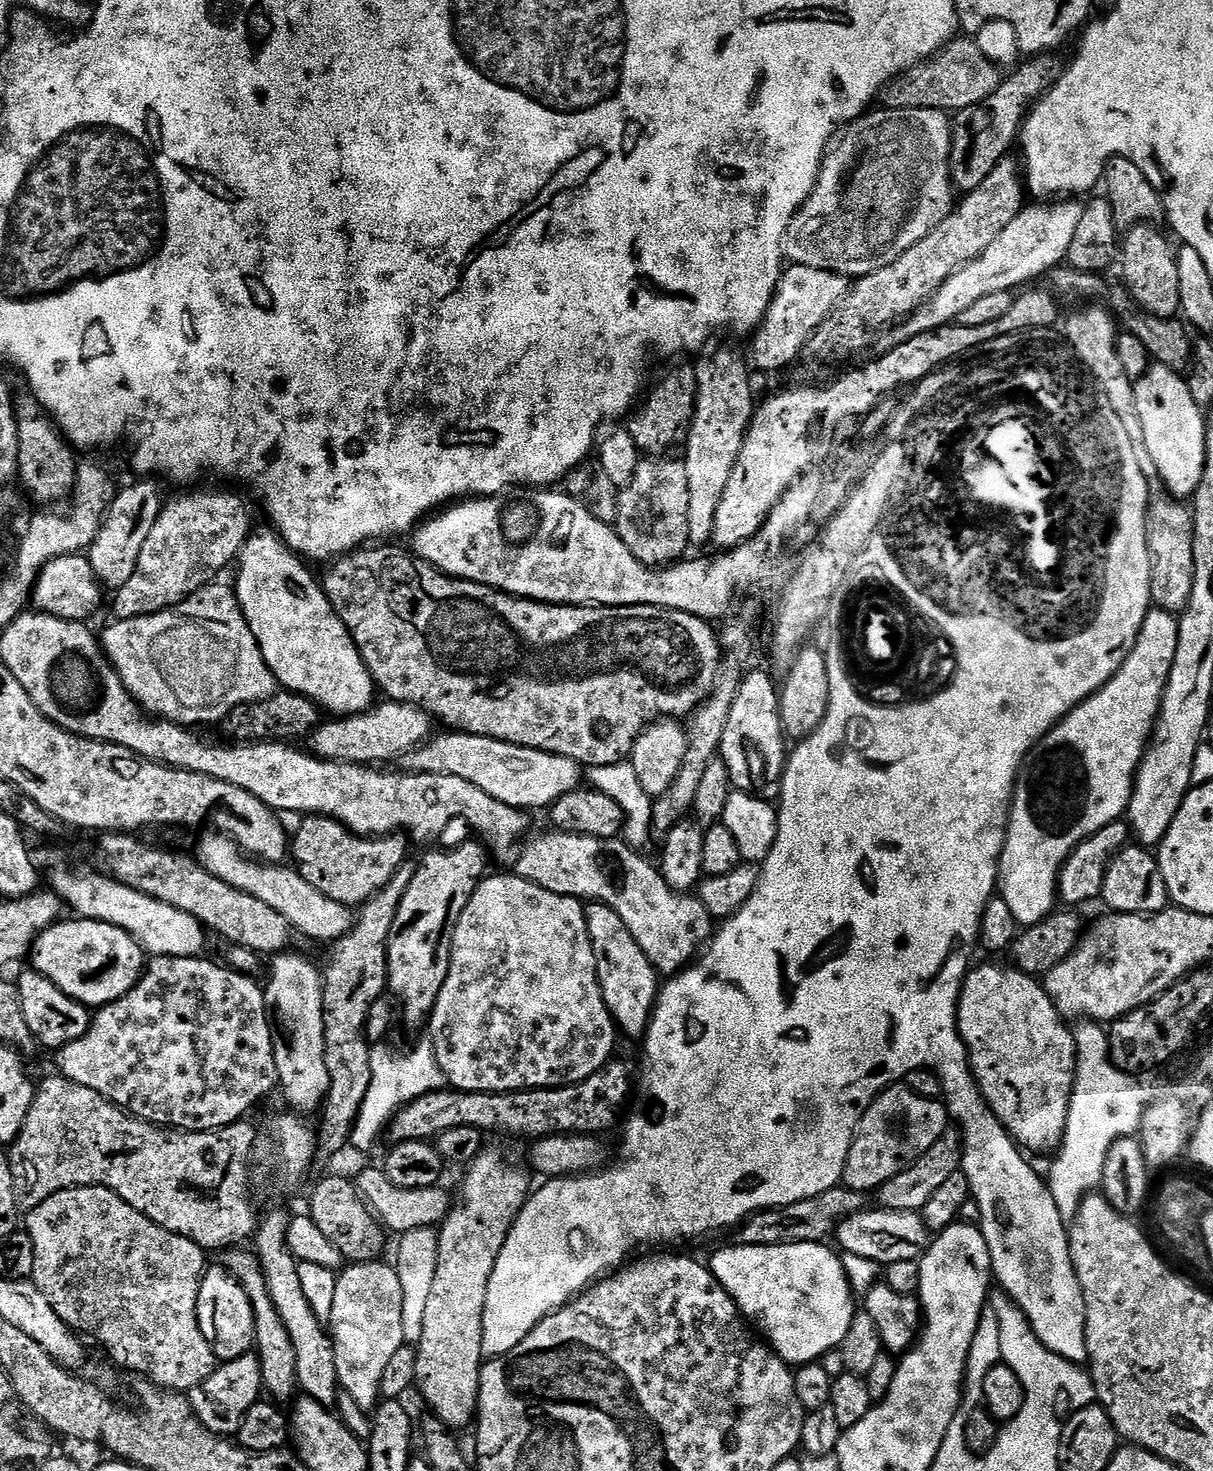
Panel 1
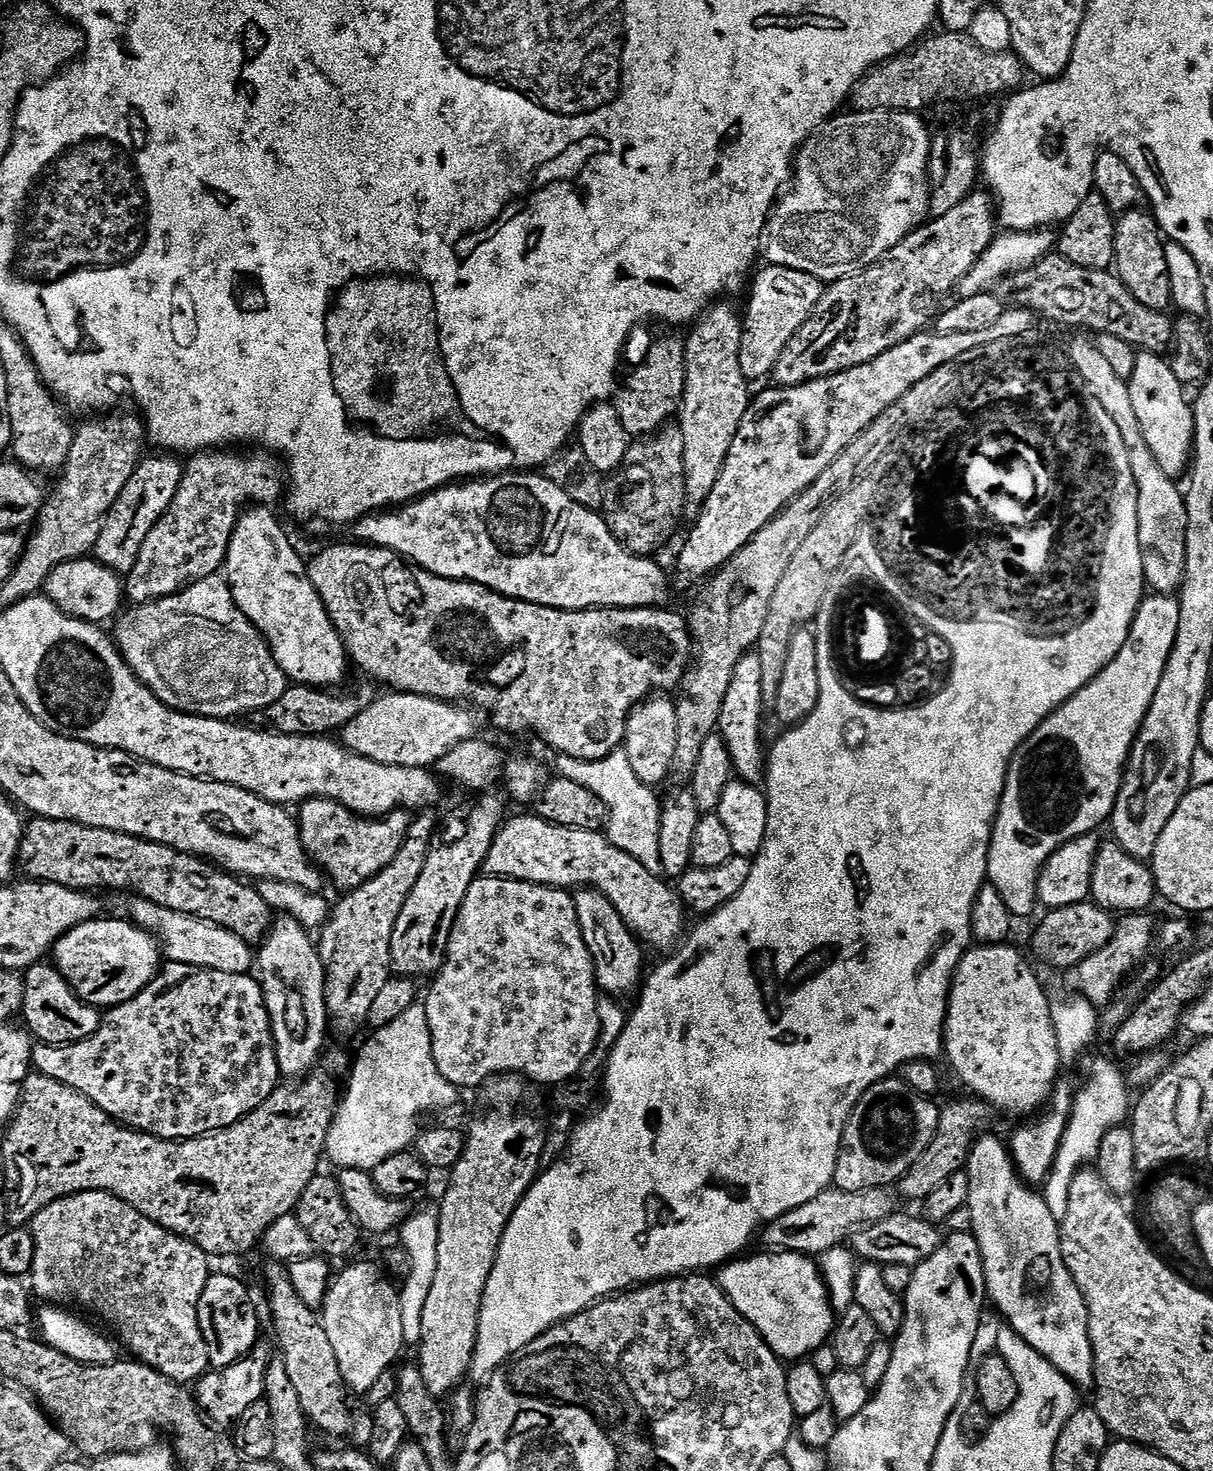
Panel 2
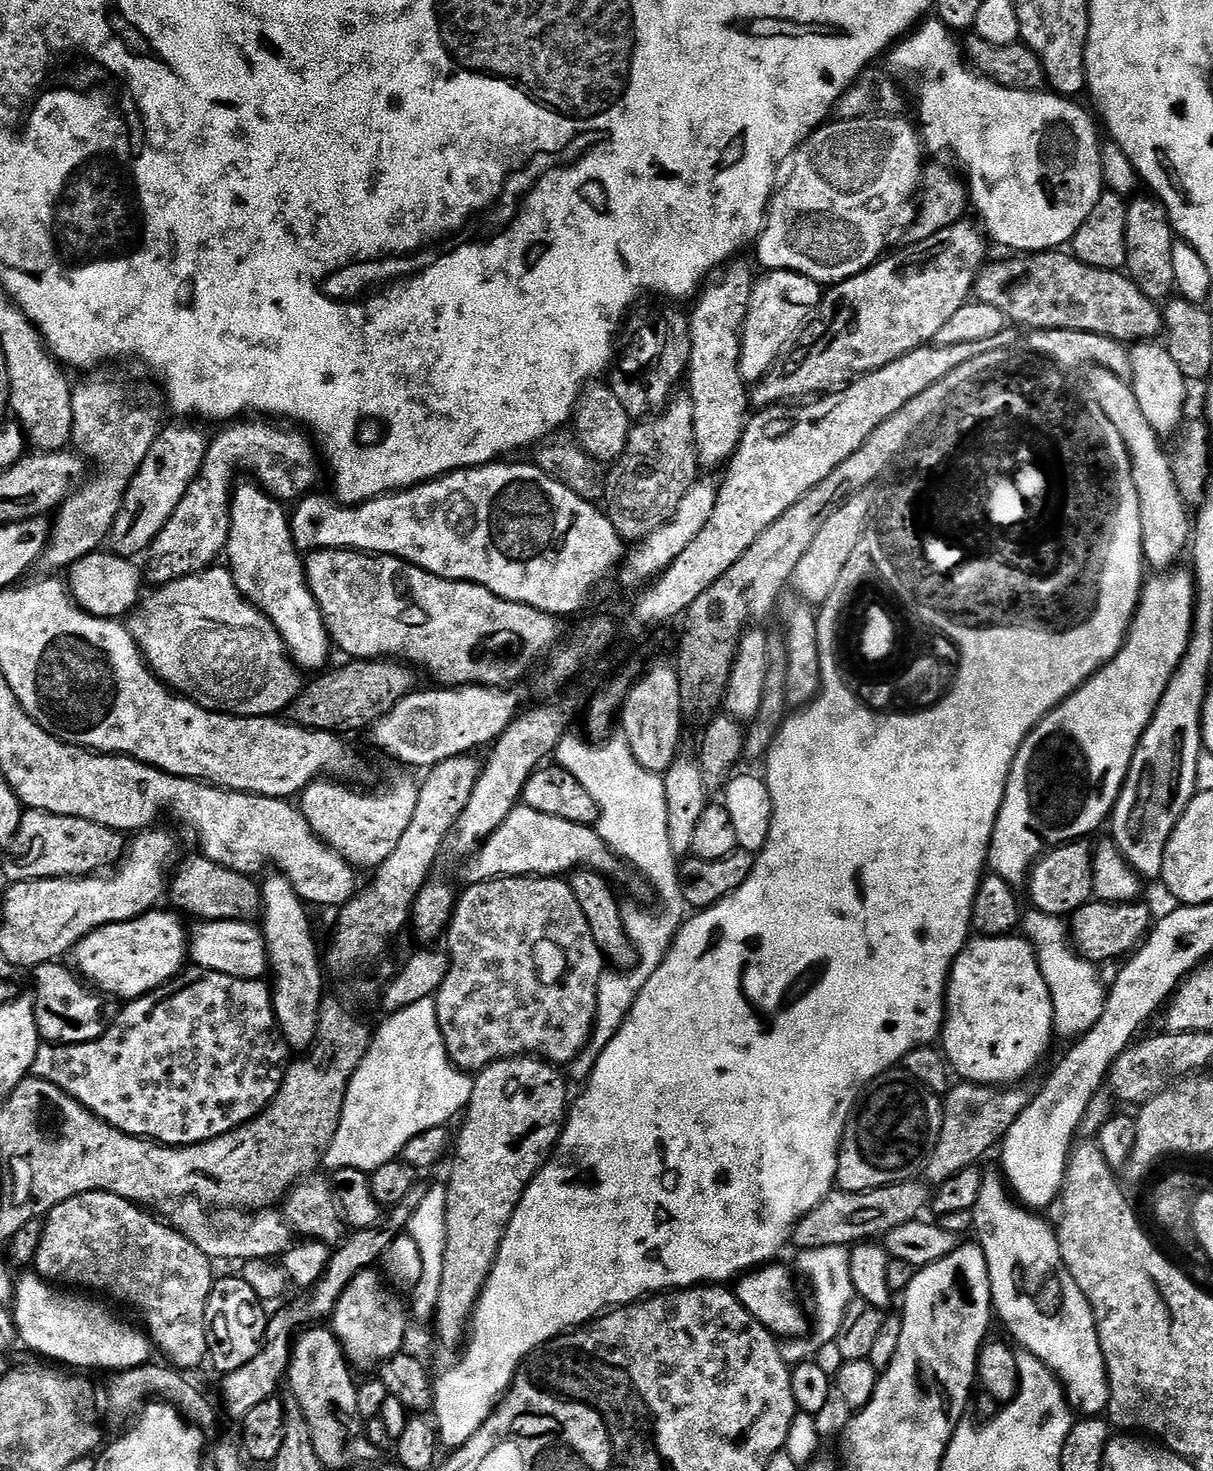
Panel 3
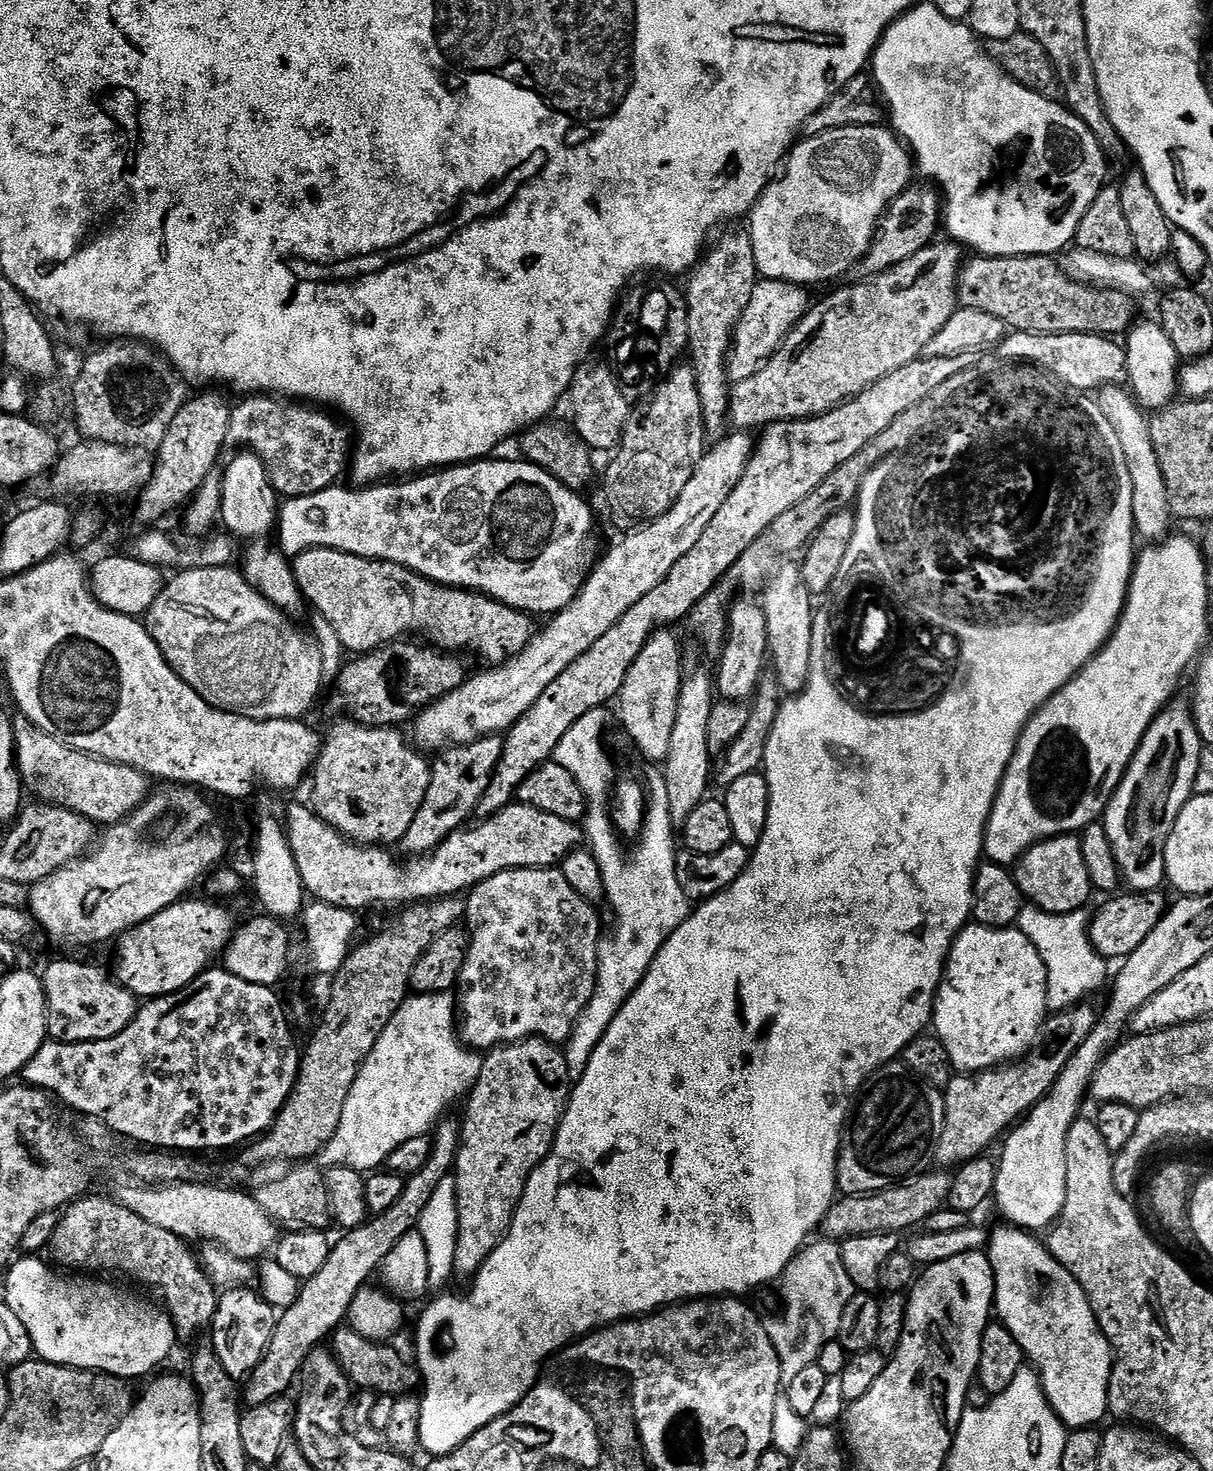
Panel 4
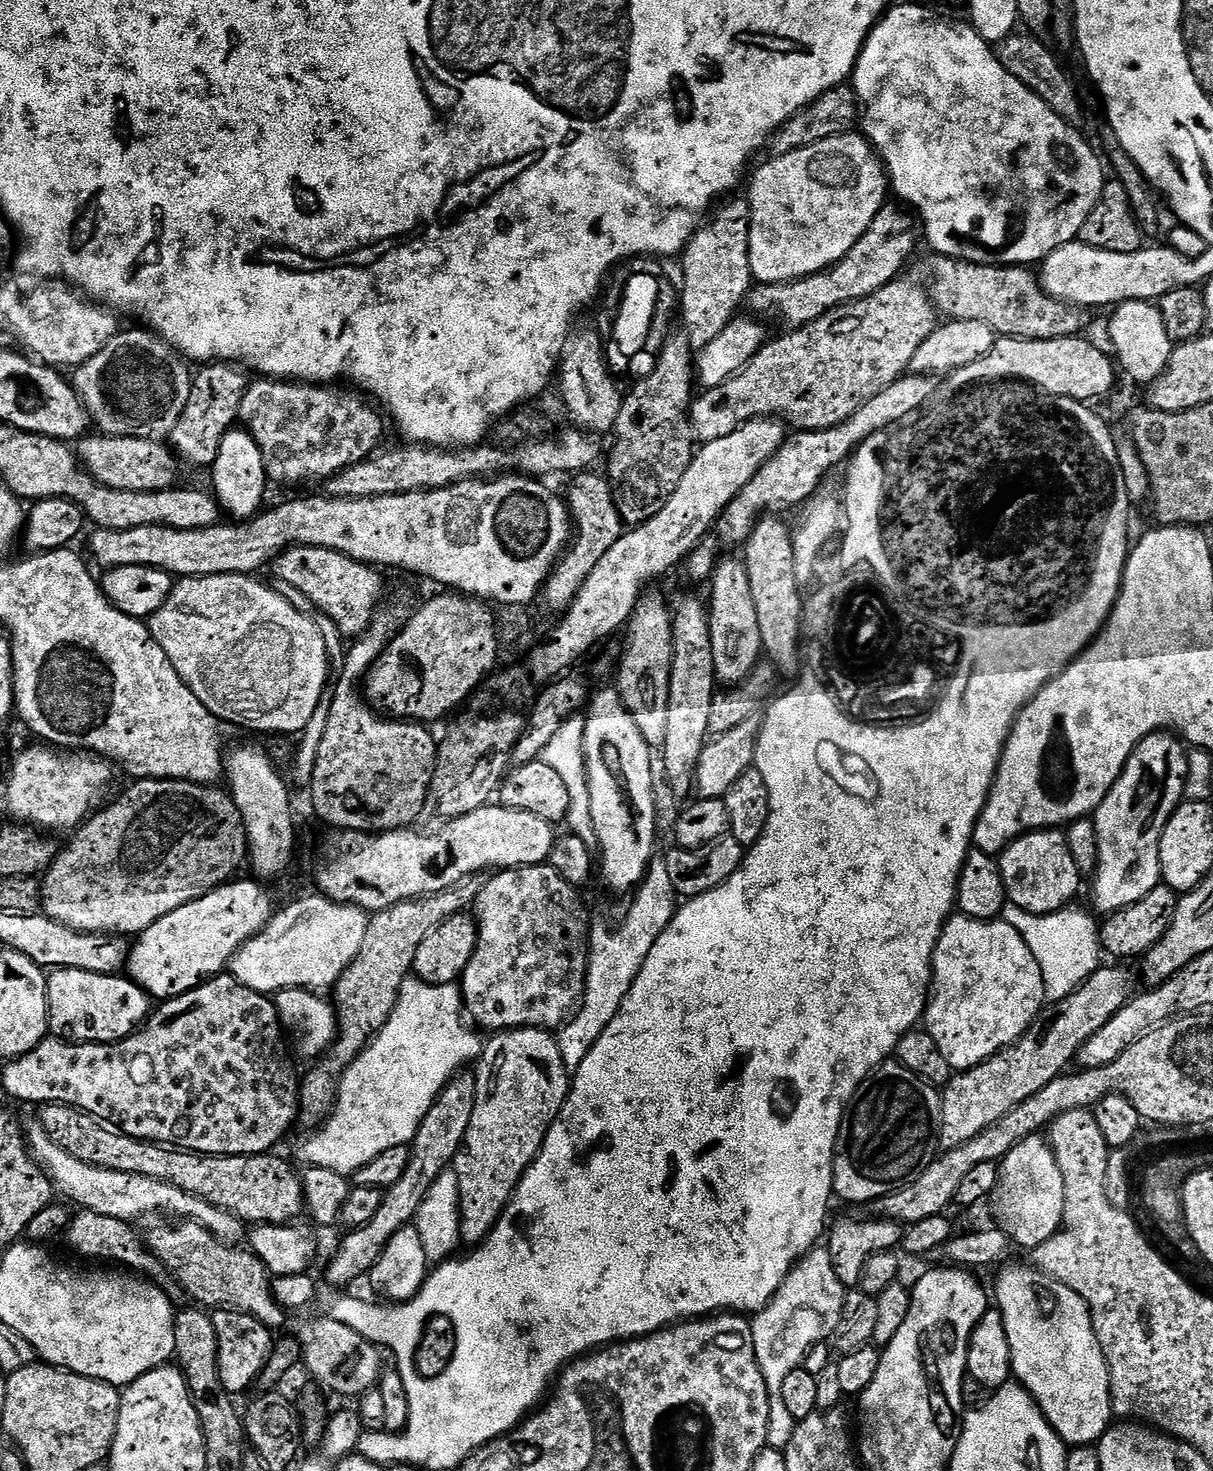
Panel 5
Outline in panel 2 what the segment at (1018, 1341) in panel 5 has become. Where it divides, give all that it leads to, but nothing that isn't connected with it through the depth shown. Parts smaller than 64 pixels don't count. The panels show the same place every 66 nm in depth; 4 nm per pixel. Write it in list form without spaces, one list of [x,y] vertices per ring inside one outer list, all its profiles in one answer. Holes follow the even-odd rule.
[[[984,1134],[977,1139],[976,1143],[972,1145],[972,1153],[968,1156],[968,1163],[966,1171],[971,1178],[972,1190],[968,1196],[968,1203],[966,1205],[967,1211],[972,1211],[972,1228],[970,1227],[971,1235],[975,1236],[980,1253],[984,1259],[984,1273],[988,1282],[988,1295],[995,1311],[1002,1315],[1006,1321],[1007,1327],[1013,1328],[1023,1340],[1030,1346],[1034,1346],[1034,1350],[1038,1350],[1045,1356],[1045,1358],[1052,1363],[1052,1365],[1061,1372],[1061,1374],[1072,1381],[1073,1384],[1079,1386],[1081,1389],[1088,1388],[1097,1383],[1098,1375],[1096,1370],[1096,1351],[1092,1348],[1092,1334],[1094,1331],[1093,1325],[1090,1323],[1090,1309],[1084,1295],[1079,1286],[1076,1285],[1076,1280],[1072,1276],[1072,1271],[1068,1268],[1068,1258],[1064,1254],[1064,1246],[1062,1243],[1062,1224],[1059,1219],[1056,1219],[1051,1213],[1051,1208],[1048,1205],[1045,1197],[1041,1195],[1035,1187],[1029,1186],[1024,1177],[1016,1170],[1016,1161],[1012,1158],[1009,1145],[1004,1144],[998,1137],[993,1134]]]

